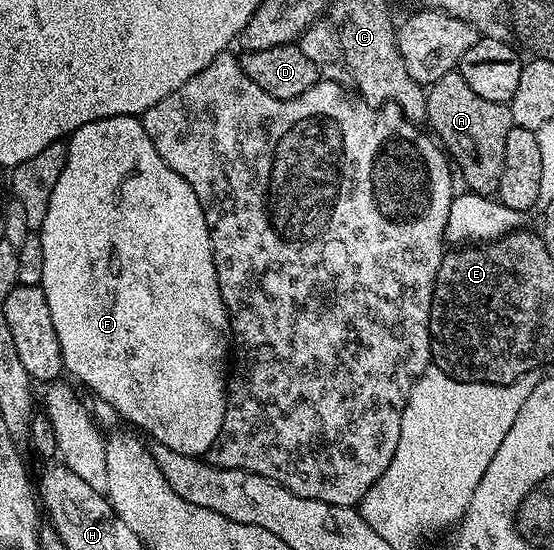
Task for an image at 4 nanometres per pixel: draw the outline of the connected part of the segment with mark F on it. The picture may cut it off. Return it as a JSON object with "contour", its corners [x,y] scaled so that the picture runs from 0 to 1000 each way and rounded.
{"contour":[[[235,207],[168,218],[146,233],[139,233],[134,244],[119,253],[119,262],[121,289],[117,291],[117,305],[110,313],[110,327],[103,327],[101,338],[96,340],[96,356],[88,356],[88,385],[81,385],[81,400],[78,402],[74,416],[69,420],[69,429],[74,436],[74,453],[81,458],[81,495],[78,496],[74,518],[81,531],[81,545],[88,553],[88,575],[96,575],[96,596],[103,596],[103,618],[110,625],[114,671],[123,682],[128,678],[130,684],[137,687],[137,691],[134,689],[137,696],[152,695],[152,698],[173,716],[170,720],[173,725],[195,731],[200,740],[208,744],[209,755],[213,755],[217,762],[231,760],[240,773],[253,775],[265,789],[274,789],[274,798],[278,798],[280,804],[289,804],[305,815],[312,815],[312,822],[348,825],[354,829],[372,827],[399,785],[399,771],[406,756],[406,742],[410,740],[413,616],[419,613],[419,604],[417,578],[412,575],[410,562],[403,551],[399,524],[392,509],[392,495],[388,493],[388,475],[384,473],[384,458],[381,456],[381,424],[374,413],[370,385],[366,384],[366,375],[359,367],[356,349],[348,349],[348,342],[341,342],[341,335],[334,335],[334,327],[327,320],[319,320],[319,313],[312,313],[312,305],[305,305],[305,298],[298,298],[298,291],[291,291],[283,269],[276,269],[276,255],[269,255],[269,247],[262,240],[256,220],[253,220],[249,213]]]}

